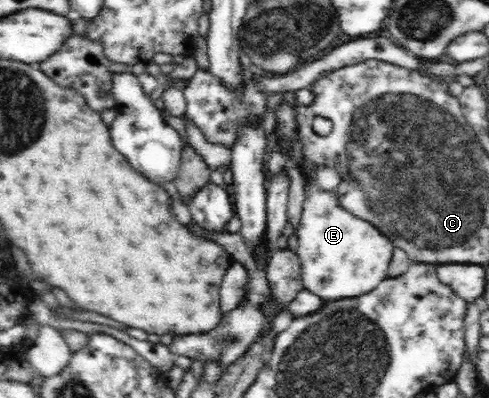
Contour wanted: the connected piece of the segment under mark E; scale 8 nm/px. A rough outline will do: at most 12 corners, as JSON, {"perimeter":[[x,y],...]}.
{"perimeter":[[305,187],[303,289],[325,301],[388,278],[391,241]]}

